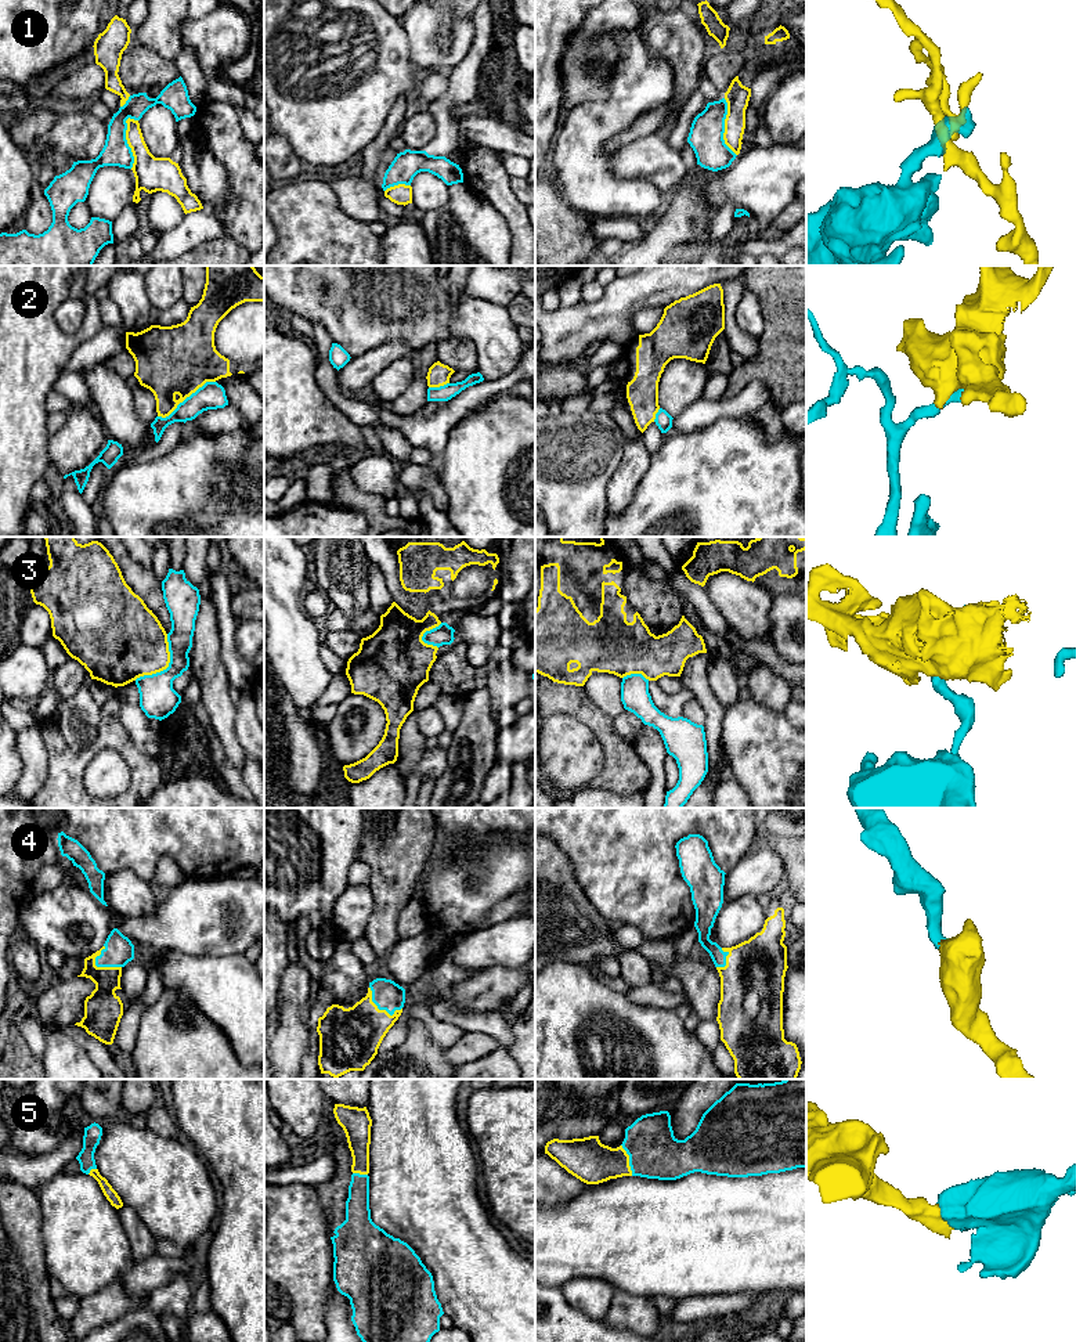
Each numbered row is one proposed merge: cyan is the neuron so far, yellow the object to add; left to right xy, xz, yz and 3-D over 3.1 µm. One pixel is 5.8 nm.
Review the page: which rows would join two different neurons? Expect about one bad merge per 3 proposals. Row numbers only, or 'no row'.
1, 2, 3

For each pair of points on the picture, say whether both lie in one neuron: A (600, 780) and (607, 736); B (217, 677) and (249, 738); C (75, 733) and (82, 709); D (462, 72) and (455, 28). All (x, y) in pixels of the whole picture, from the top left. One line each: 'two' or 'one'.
A: one
B: two
C: one
D: two

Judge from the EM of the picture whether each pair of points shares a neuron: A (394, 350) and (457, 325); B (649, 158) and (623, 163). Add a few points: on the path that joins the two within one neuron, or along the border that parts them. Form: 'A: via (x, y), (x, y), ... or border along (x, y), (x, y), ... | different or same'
A: border along (376, 347), (390, 341), (405, 341), (414, 350) | different
B: via (642, 158), (629, 161) | same

